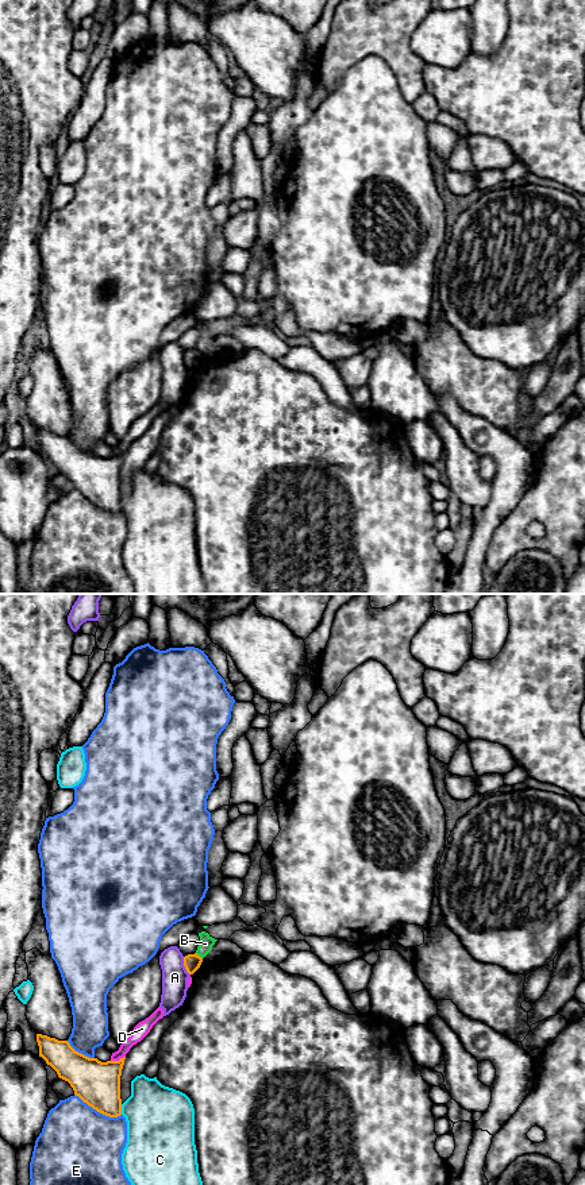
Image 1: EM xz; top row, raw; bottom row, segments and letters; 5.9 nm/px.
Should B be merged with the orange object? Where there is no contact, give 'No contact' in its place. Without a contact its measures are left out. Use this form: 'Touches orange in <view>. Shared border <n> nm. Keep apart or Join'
Touches orange in xz. Shared border 60 nm. Keep apart

